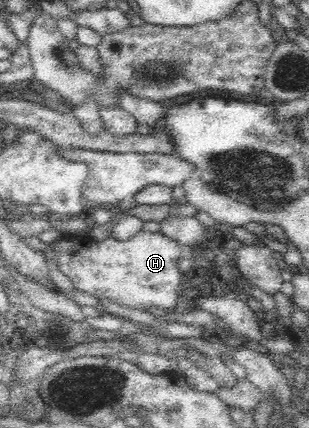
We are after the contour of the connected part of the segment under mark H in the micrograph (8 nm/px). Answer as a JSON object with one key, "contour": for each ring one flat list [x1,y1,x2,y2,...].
{"contour":[[144,231,134,234,129,240,115,240,110,236,99,242,93,241,88,233,81,233,77,236,71,233,61,234,48,244,49,250,57,259,57,267,71,280,77,290,96,298,107,298,125,308,162,313,175,309,177,296,183,287,184,273,178,269,179,247,180,244,176,240,163,233]]}

